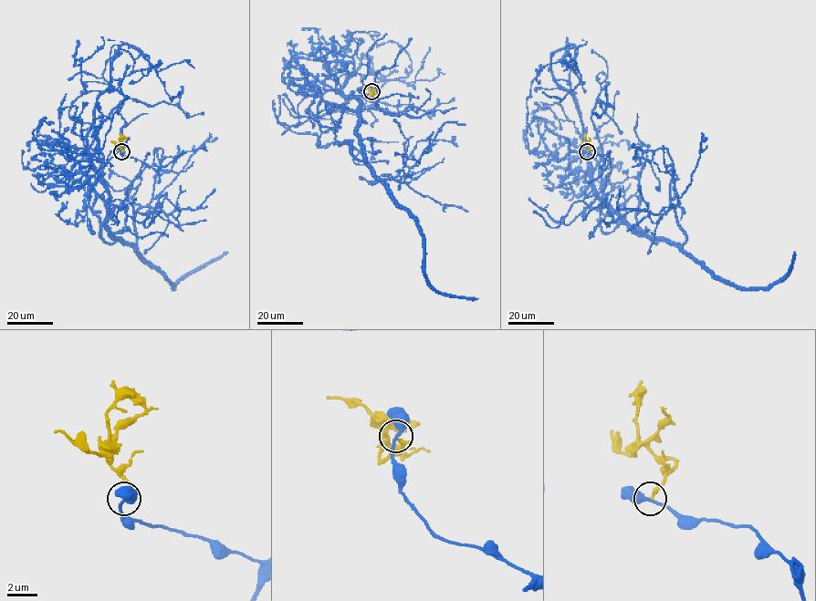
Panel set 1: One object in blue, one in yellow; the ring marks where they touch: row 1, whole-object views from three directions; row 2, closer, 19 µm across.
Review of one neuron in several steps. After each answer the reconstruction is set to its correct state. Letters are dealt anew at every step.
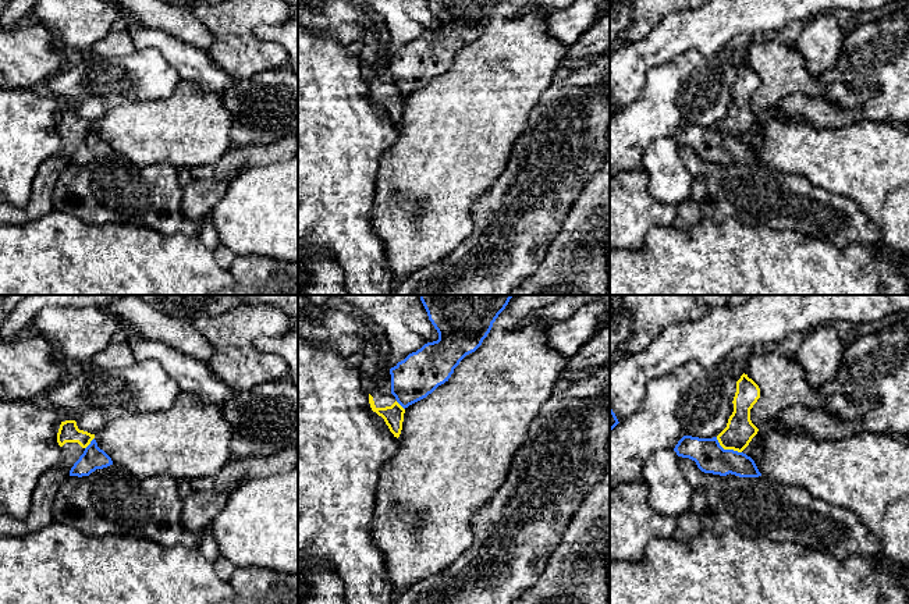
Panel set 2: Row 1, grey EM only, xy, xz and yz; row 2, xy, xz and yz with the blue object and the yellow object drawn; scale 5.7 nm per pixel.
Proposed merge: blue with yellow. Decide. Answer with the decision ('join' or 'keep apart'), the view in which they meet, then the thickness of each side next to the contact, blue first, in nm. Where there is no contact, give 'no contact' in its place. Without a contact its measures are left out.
keep apart; meets blue in yz; 180 nm thick on the blue side, 170 nm on the other

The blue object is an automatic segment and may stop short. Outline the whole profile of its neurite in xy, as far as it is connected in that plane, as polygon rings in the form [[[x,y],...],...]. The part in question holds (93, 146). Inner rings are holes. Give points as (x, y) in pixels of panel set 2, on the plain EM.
[[[93,127],[71,156],[70,164],[89,164],[96,157],[103,157],[110,153],[113,153],[111,146],[97,135],[96,128]]]

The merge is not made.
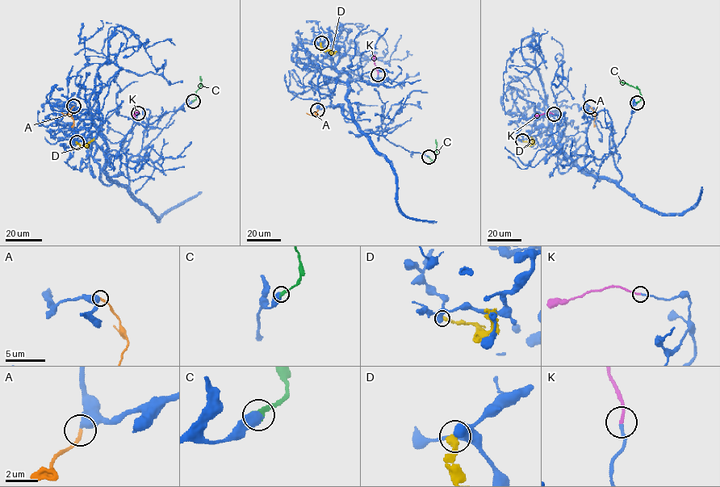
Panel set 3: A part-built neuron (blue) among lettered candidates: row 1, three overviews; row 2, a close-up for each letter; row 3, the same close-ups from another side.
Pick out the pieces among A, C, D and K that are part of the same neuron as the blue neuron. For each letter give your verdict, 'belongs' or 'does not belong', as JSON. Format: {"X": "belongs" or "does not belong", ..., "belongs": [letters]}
{"A": "belongs", "C": "belongs", "D": "does not belong", "K": "belongs", "belongs": ["A", "C", "K"]}

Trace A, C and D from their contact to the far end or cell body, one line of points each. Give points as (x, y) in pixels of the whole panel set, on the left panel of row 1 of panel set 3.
A: (73, 106), (70, 111), (73, 123), (71, 127)
C: (193, 101), (199, 86), (200, 76)
D: (77, 142), (86, 145), (94, 138)

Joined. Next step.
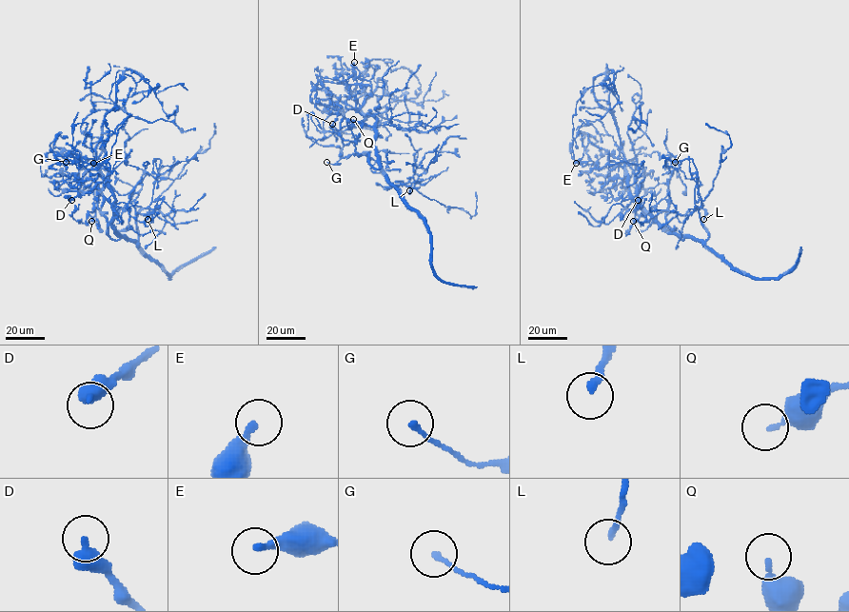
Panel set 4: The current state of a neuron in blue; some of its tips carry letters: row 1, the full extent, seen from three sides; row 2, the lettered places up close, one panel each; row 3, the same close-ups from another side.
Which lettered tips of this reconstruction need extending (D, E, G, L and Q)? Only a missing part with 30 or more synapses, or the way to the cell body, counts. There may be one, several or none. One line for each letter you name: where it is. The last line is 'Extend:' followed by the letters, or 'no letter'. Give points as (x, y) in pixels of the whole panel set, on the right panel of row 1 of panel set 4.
L: place (703, 219)
Extend: L

